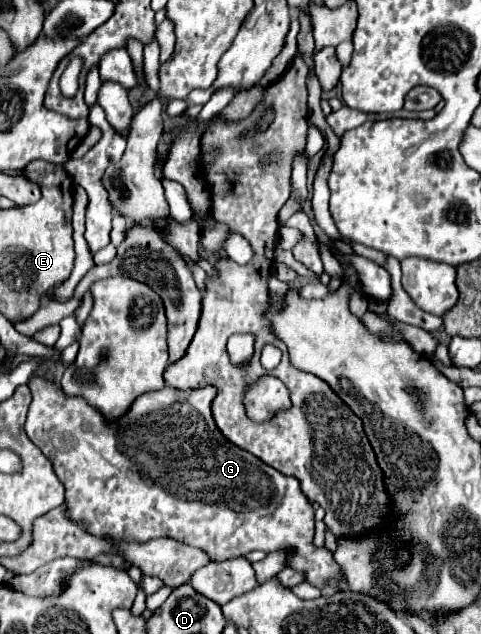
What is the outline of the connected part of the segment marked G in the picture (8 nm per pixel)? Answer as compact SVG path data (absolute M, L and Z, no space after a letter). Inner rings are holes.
M30 377L28 379L28 387L32 391L32 403L30 403L30 411L28 411L28 419L24 423L24 431L30 437L30 441L34 445L38 445L54 463L54 471L58 475L58 479L64 483L66 487L66 515L82 525L88 533L102 537L102 539L110 539L114 543L124 543L124 541L138 541L138 543L146 543L150 539L156 537L172 537L176 541L188 543L192 547L198 547L202 551L206 551L210 555L212 561L226 561L226 559L234 559L234 557L242 557L250 551L264 551L264 553L272 553L272 551L284 551L286 553L286 567L292 567L294 571L302 571L304 579L312 583L314 587L322 589L330 579L340 579L338 581L338 589L344 591L348 589L346 577L342 573L342 567L334 561L332 553L326 547L316 547L314 545L314 509L310 505L310 501L306 499L306 495L300 489L300 483L296 477L290 475L282 475L280 471L268 467L264 461L260 461L258 457L242 451L240 447L228 443L224 439L224 435L218 431L218 427L214 425L212 419L212 399L216 395L214 387L202 387L202 389L188 389L188 391L180 391L180 389L172 389L172 387L164 387L162 391L152 391L152 393L144 393L140 395L130 409L120 417L120 419L104 419L102 413L98 413L94 407L90 407L86 403L86 399L80 397L70 397L66 395L60 387L56 387L54 381L48 381L44 377Z

